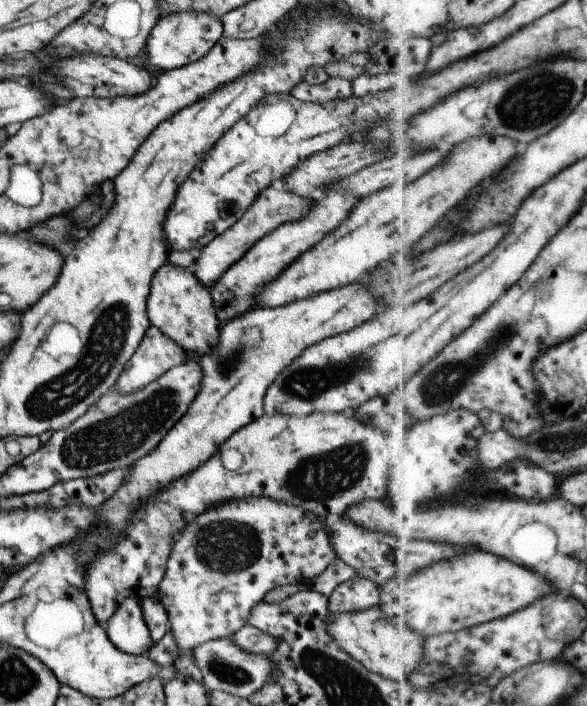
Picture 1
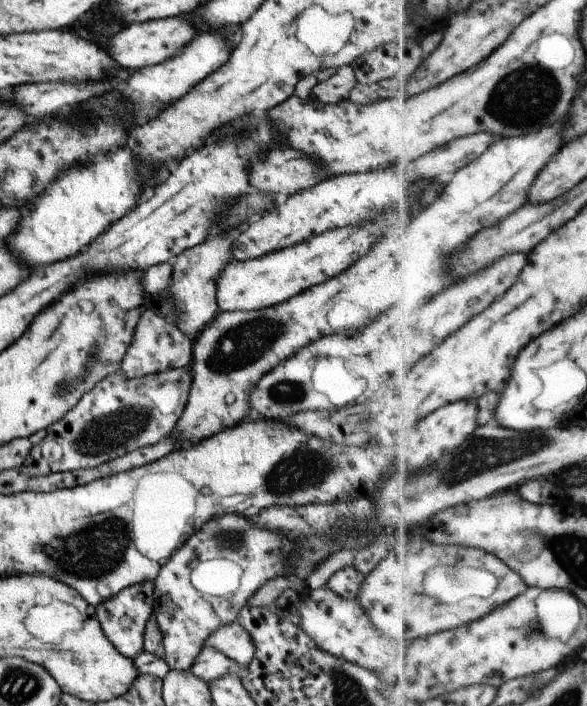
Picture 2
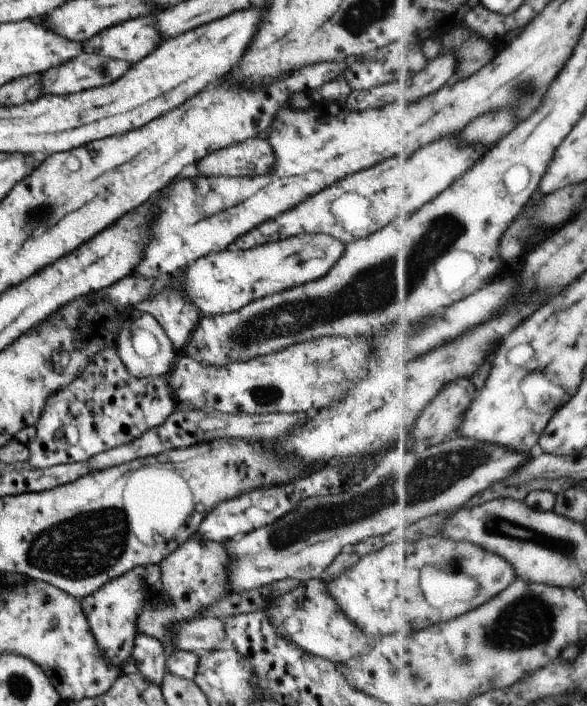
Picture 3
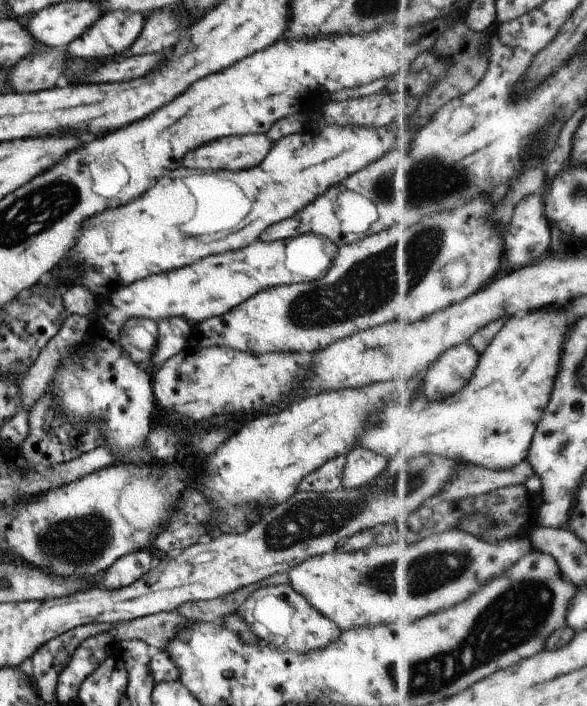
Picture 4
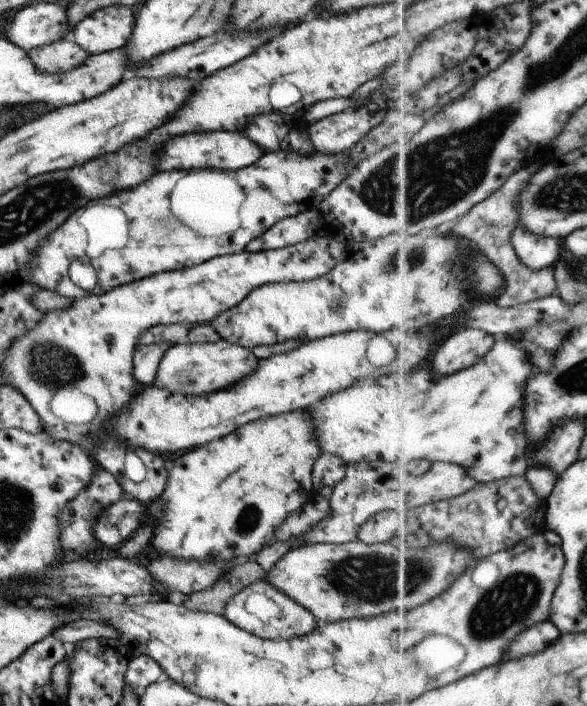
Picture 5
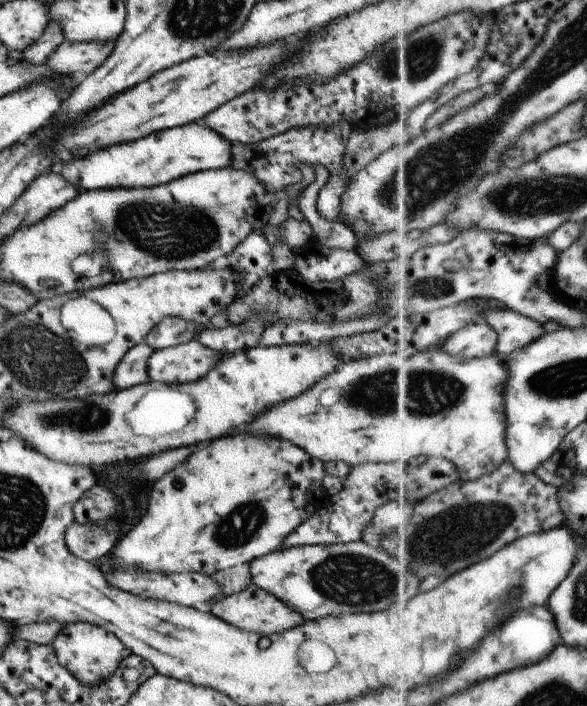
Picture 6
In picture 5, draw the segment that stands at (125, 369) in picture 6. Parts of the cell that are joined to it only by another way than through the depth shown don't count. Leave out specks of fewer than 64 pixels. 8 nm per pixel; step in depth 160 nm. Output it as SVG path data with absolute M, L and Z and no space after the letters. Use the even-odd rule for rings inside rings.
M170 342L135 345L132 352L132 375L140 388L152 384L160 358L171 345Z

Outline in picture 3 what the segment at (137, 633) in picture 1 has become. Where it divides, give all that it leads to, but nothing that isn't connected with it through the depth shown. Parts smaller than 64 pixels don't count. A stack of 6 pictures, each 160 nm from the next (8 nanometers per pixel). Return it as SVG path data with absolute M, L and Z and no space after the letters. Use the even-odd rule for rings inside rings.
M158 565L135 567L124 575L110 580L99 587L91 596L81 599L81 610L85 613L88 625L98 649L114 667L120 667L131 656L136 637L136 620L139 613L148 607L148 603L161 592Z

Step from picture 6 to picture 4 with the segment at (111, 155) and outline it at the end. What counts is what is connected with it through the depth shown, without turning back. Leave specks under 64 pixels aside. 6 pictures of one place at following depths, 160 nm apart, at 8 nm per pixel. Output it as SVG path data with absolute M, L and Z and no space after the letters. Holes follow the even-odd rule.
M263 134L221 138L189 152L181 164L193 170L242 171L259 164L270 147Z

